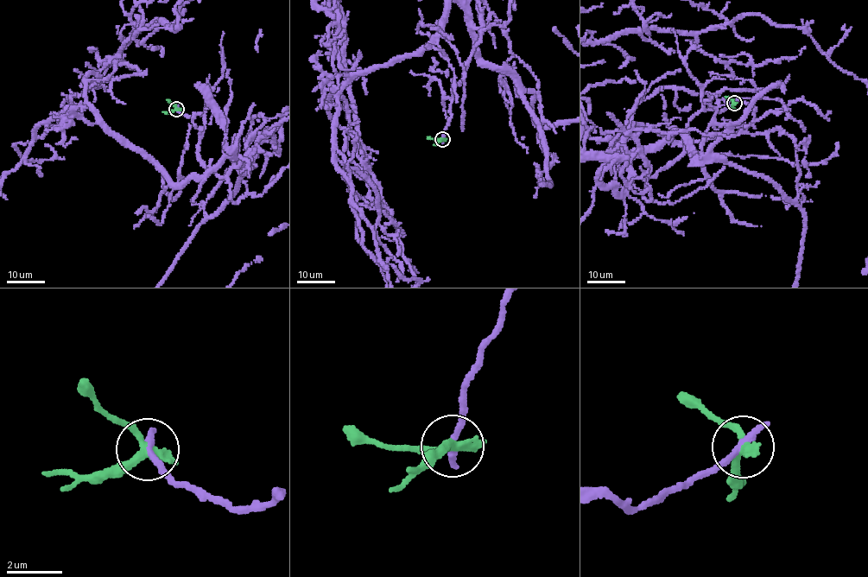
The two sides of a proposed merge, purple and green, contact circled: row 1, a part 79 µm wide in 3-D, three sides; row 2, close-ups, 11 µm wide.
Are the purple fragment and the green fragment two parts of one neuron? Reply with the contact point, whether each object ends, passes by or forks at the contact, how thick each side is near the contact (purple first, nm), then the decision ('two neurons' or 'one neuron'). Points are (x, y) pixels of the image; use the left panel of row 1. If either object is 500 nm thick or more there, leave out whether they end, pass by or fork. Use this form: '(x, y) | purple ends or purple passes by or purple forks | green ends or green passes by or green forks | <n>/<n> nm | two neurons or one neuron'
(176, 109) | purple ends | green passes by | 280/340 nm | two neurons

